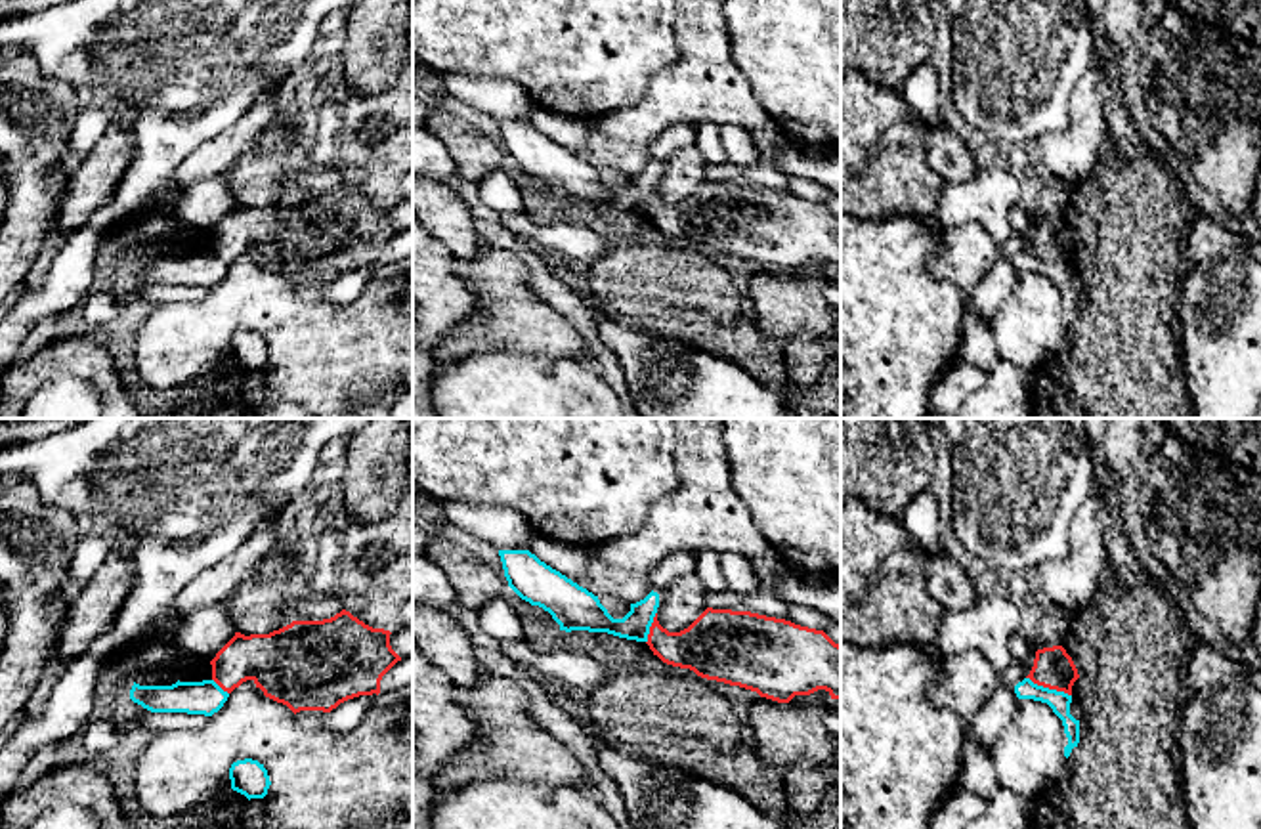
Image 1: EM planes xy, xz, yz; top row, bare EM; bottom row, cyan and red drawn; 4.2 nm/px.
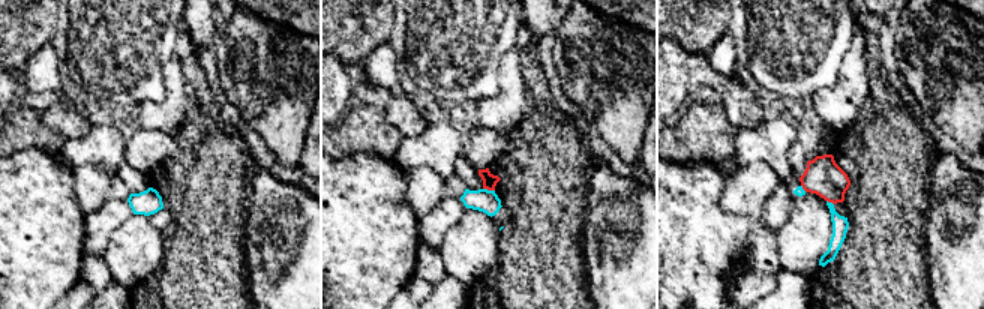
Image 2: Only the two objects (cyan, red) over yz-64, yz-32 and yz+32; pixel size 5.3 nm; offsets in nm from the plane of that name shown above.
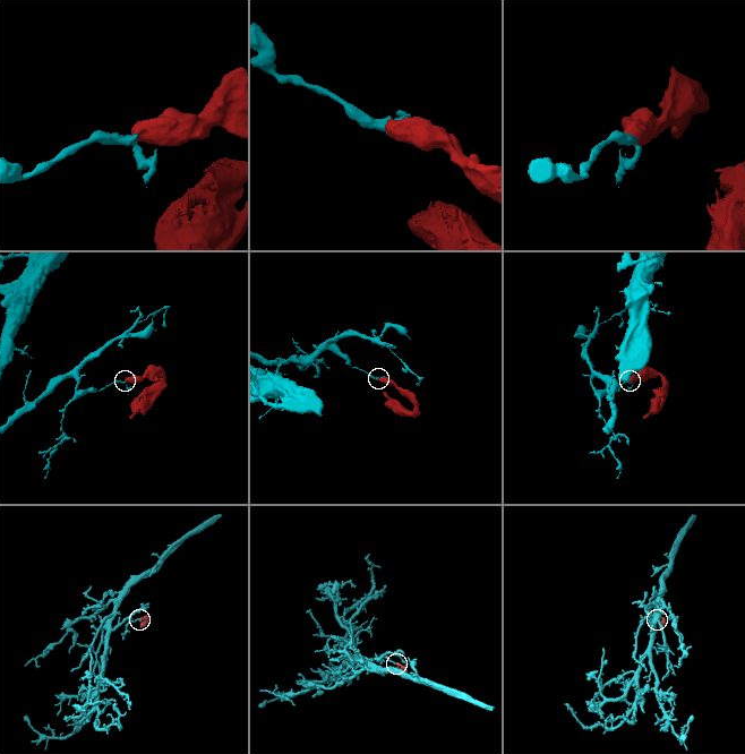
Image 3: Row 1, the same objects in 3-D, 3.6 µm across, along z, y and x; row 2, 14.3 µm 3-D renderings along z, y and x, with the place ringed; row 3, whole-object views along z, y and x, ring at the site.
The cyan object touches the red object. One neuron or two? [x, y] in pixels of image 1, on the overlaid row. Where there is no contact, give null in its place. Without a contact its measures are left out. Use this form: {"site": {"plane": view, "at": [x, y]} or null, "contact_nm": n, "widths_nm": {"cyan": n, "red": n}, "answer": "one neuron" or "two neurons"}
{"site": {"plane": "yz", "at": [1047, 688]}, "contact_nm": 200, "widths_nm": {"cyan": 90, "red": 170}, "answer": "two neurons"}

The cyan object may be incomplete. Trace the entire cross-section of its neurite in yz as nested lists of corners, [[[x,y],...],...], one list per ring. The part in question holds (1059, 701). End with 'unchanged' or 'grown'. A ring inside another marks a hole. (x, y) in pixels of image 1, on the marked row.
[[[1024,678],[1015,686],[1018,699],[1034,699],[1047,703],[1053,712],[1062,720],[1068,745],[1064,747],[1064,756],[1068,758],[1072,749],[1079,743],[1079,720],[1070,714],[1072,695],[1057,690],[1049,690],[1034,684],[1030,678]]] | unchanged

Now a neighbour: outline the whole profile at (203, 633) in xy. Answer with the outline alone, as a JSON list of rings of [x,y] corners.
[[[204,606],[182,621],[176,642],[193,657],[210,663],[216,653],[235,636],[235,632],[237,630],[225,606]]]

